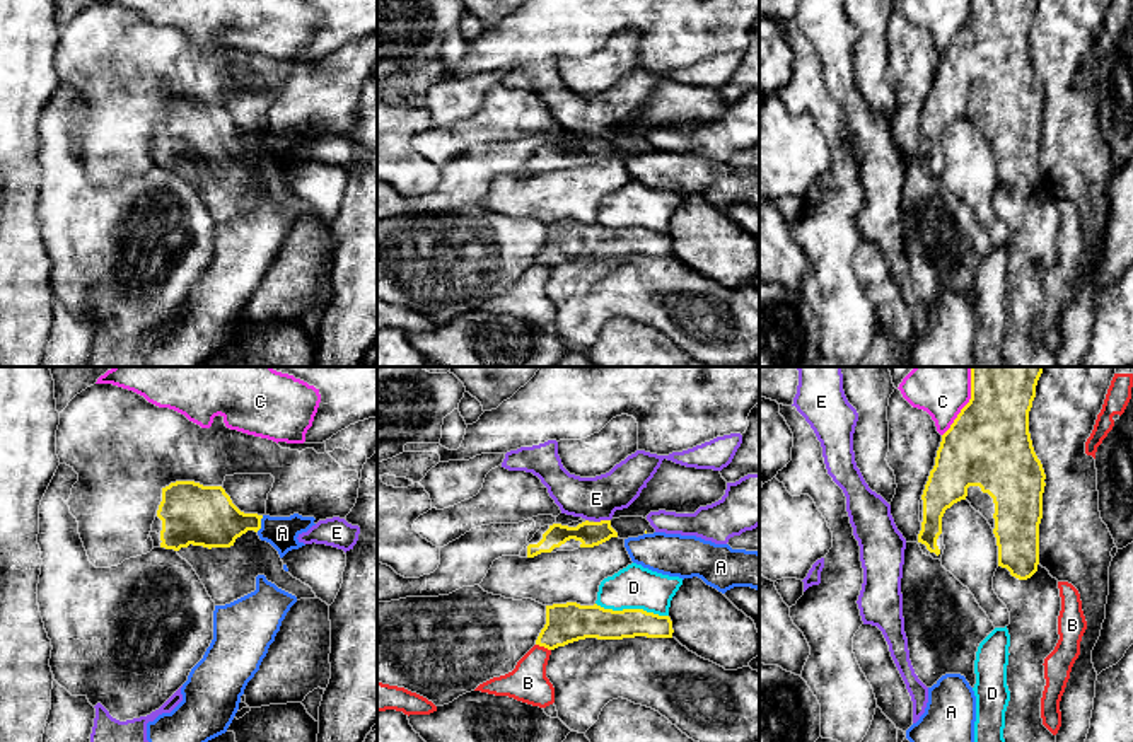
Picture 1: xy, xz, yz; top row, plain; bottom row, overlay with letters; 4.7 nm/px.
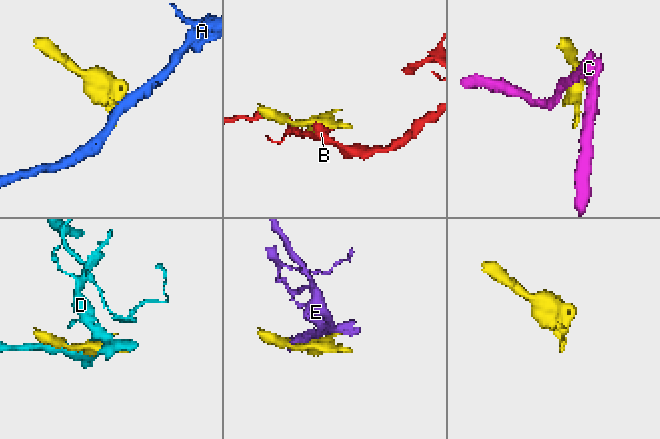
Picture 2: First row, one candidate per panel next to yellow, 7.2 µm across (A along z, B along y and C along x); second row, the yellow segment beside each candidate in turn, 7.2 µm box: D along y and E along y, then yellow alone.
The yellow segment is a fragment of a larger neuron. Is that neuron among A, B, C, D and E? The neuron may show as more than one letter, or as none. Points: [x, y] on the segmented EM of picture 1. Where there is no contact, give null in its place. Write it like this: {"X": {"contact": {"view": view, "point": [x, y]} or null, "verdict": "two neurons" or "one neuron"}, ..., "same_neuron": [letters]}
{"A": {"contact": {"view": "xy", "point": [260, 524]}, "verdict": "two neurons"}, "B": {"contact": {"view": "xz", "point": [543, 645]}, "verdict": "two neurons"}, "C": {"contact": {"view": "yz", "point": [970, 401]}, "verdict": "two neurons"}, "D": {"contact": {"view": "xz", "point": [632, 609]}, "verdict": "two neurons"}, "E": {"contact": {"view": "xz", "point": [601, 521]}, "verdict": "two neurons"}, "same_neuron": []}

